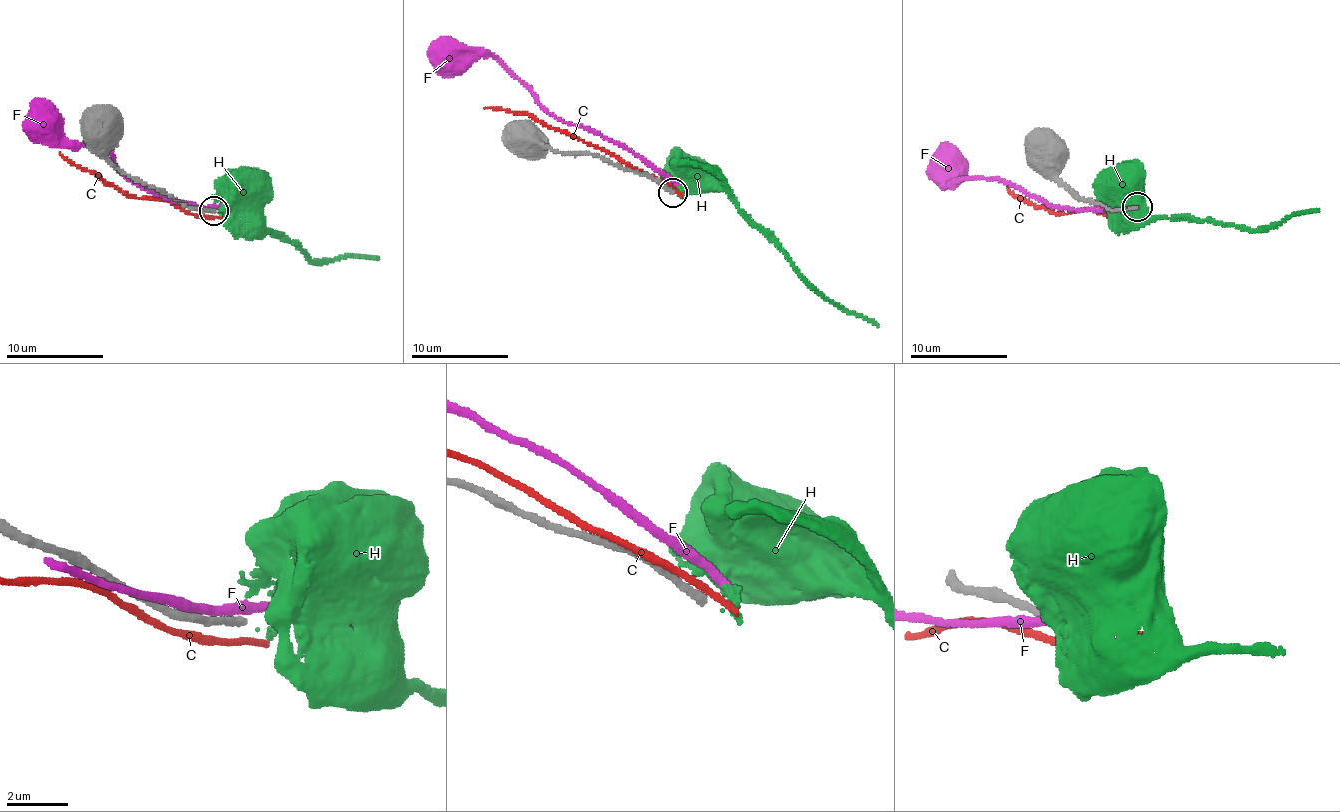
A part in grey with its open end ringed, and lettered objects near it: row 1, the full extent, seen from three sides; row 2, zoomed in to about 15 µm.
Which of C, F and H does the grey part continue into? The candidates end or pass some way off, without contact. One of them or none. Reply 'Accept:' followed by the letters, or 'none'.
Accept: none

